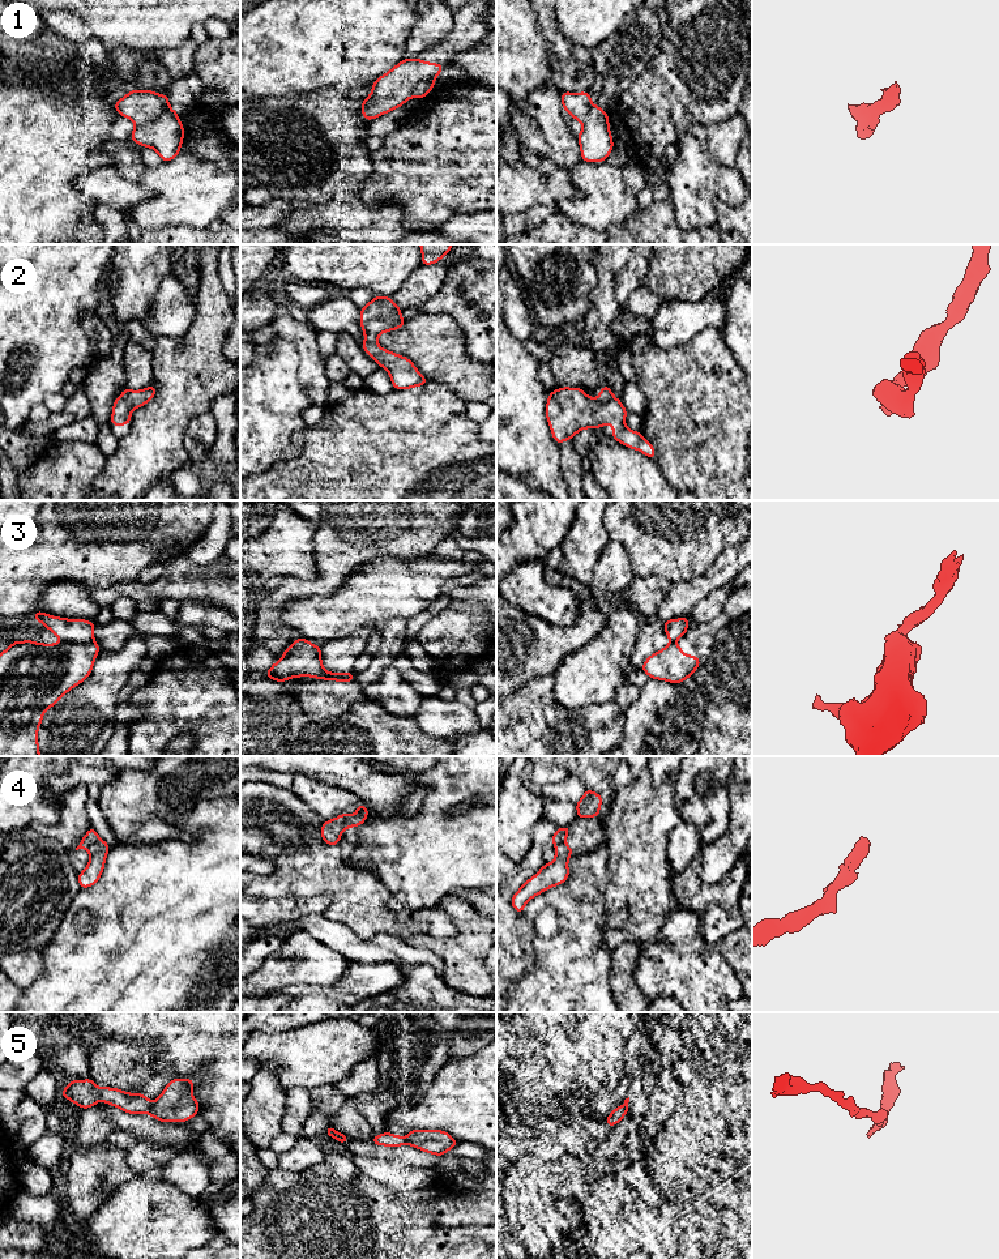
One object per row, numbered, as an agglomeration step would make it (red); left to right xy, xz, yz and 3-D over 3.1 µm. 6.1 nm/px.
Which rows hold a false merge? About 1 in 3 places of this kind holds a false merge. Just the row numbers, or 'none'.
1, 3, 4, 5

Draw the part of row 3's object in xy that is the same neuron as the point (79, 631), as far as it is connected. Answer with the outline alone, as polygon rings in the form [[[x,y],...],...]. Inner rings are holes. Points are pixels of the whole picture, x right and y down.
[[[35,611],[33,619],[43,623],[63,643],[87,644],[94,641],[94,622],[85,619],[65,619]]]

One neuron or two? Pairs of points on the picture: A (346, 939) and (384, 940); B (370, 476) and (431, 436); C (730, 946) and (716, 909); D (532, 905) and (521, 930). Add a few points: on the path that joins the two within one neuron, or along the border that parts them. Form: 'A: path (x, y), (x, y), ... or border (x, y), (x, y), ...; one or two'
A: path (355, 946), (375, 946); one
B: path (385, 476), (392, 476), (415, 452); one
C: border (738, 927), (728, 933), (714, 946); two
D: border (521, 913), (532, 924); two

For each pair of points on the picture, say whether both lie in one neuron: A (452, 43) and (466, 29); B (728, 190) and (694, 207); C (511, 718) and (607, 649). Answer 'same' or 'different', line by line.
A: same
B: same
C: different

